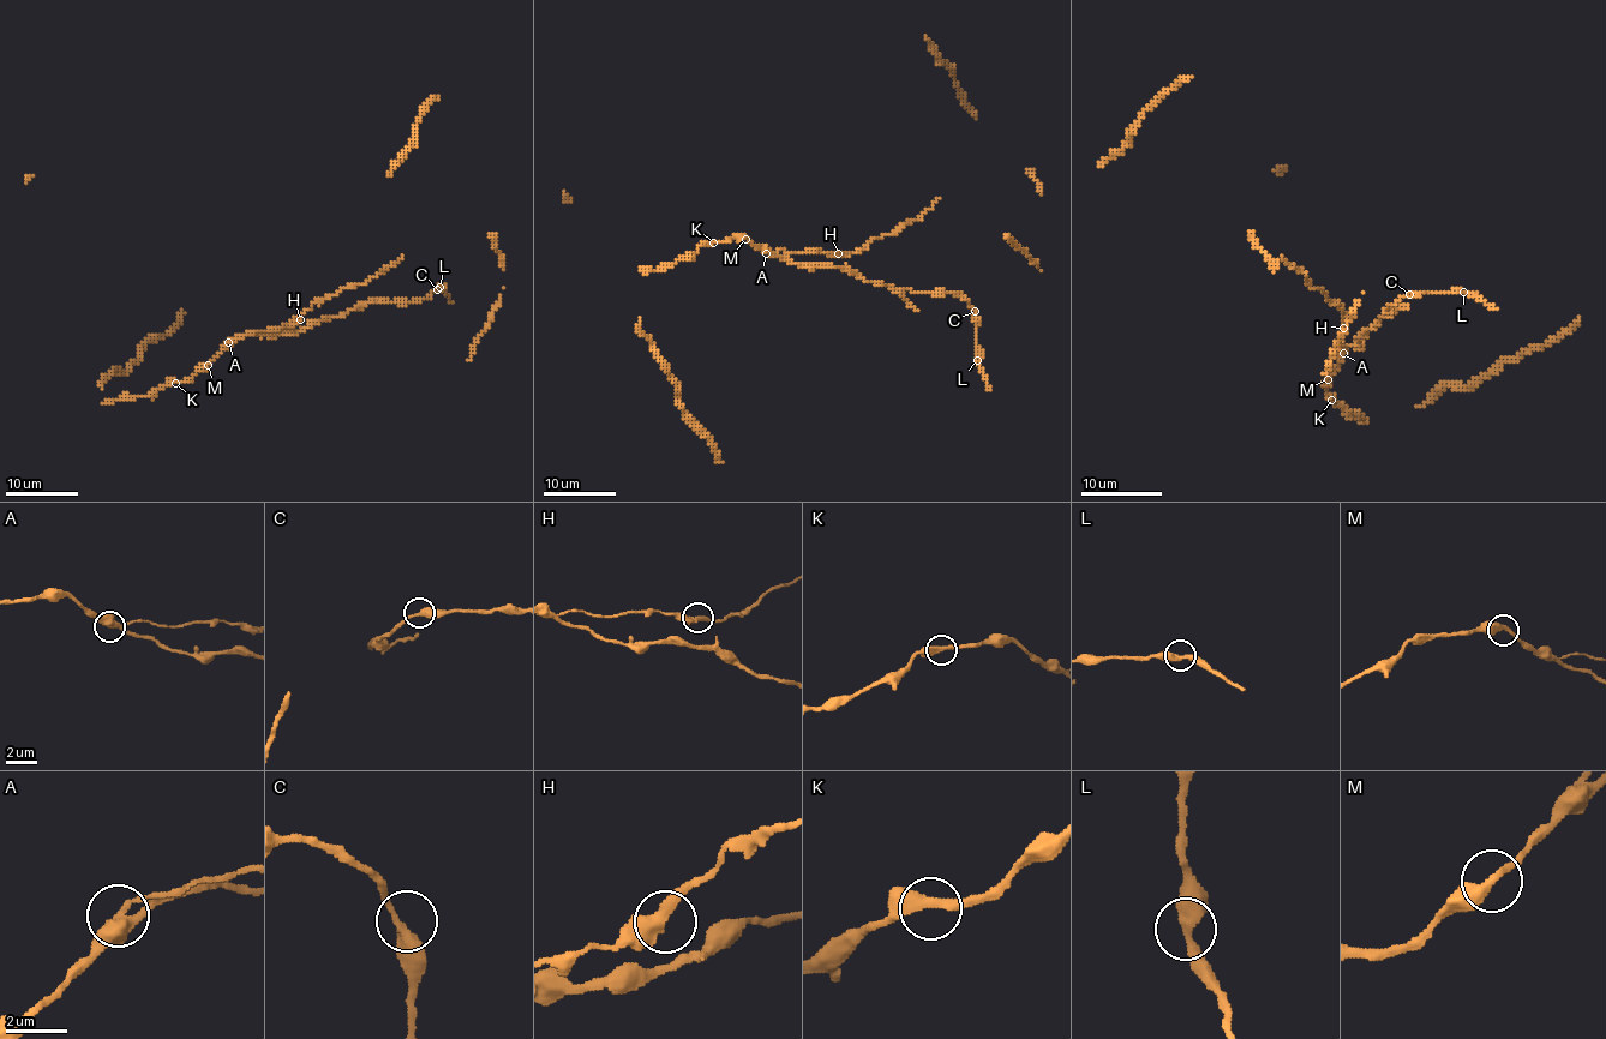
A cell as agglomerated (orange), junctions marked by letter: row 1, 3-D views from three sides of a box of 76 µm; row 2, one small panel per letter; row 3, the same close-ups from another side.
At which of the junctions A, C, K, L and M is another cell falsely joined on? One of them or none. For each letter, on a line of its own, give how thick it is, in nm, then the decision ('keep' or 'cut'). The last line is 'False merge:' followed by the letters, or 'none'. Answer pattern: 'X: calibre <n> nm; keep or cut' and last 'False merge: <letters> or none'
A: calibre 360 nm; cut
C: calibre 360 nm; keep
K: calibre 380 nm; keep
L: calibre 400 nm; keep
M: calibre 360 nm; keep
False merge: A

